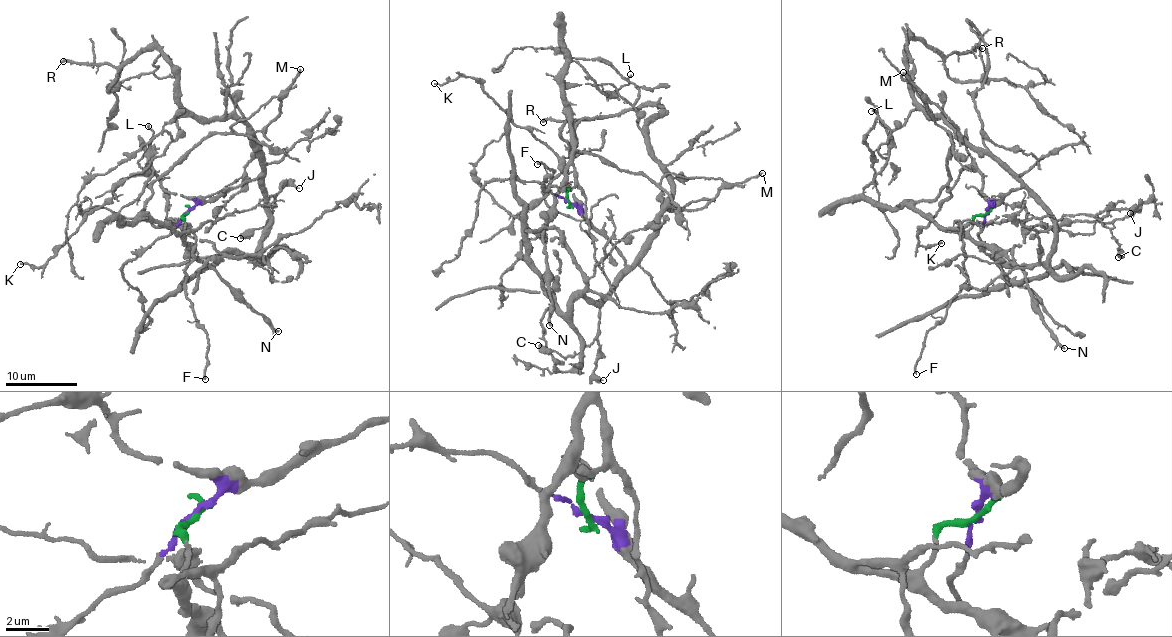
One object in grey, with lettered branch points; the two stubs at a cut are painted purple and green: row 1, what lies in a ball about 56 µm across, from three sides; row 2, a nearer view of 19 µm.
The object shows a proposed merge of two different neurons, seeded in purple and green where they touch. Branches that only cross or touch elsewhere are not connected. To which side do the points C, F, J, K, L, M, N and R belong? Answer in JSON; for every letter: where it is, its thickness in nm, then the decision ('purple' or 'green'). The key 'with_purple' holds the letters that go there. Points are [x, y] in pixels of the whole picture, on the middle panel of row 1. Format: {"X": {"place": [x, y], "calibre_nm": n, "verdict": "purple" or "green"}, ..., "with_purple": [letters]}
{"C": {"place": [538, 345], "calibre_nm": 500, "verdict": "purple"}, "F": {"place": [537, 164], "calibre_nm": 200, "verdict": "green"}, "J": {"place": [603, 380], "calibre_nm": 180, "verdict": "purple"}, "K": {"place": [434, 83], "calibre_nm": 200, "verdict": "purple"}, "L": {"place": [630, 74], "calibre_nm": 160, "verdict": "green"}, "M": {"place": [762, 173], "calibre_nm": 200, "verdict": "purple"}, "N": {"place": [549, 325], "calibre_nm": 240, "verdict": "green"}, "R": {"place": [543, 122], "calibre_nm": 280, "verdict": "purple"}, "with_purple": ["C", "J", "K", "M", "R"]}

